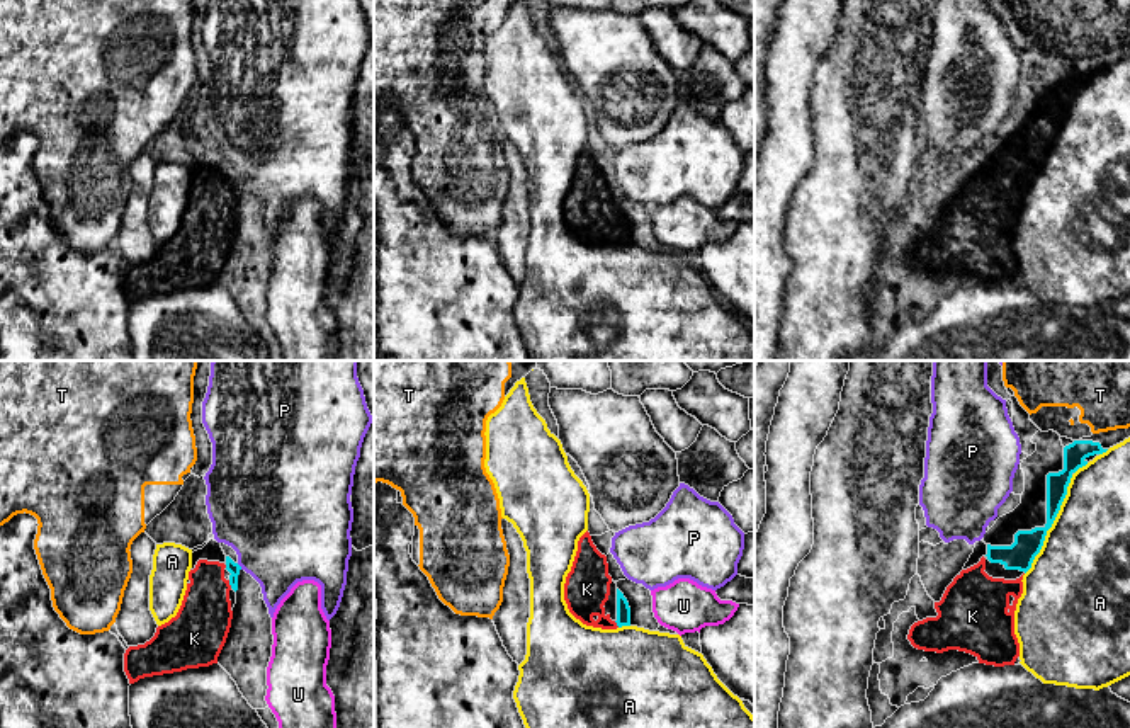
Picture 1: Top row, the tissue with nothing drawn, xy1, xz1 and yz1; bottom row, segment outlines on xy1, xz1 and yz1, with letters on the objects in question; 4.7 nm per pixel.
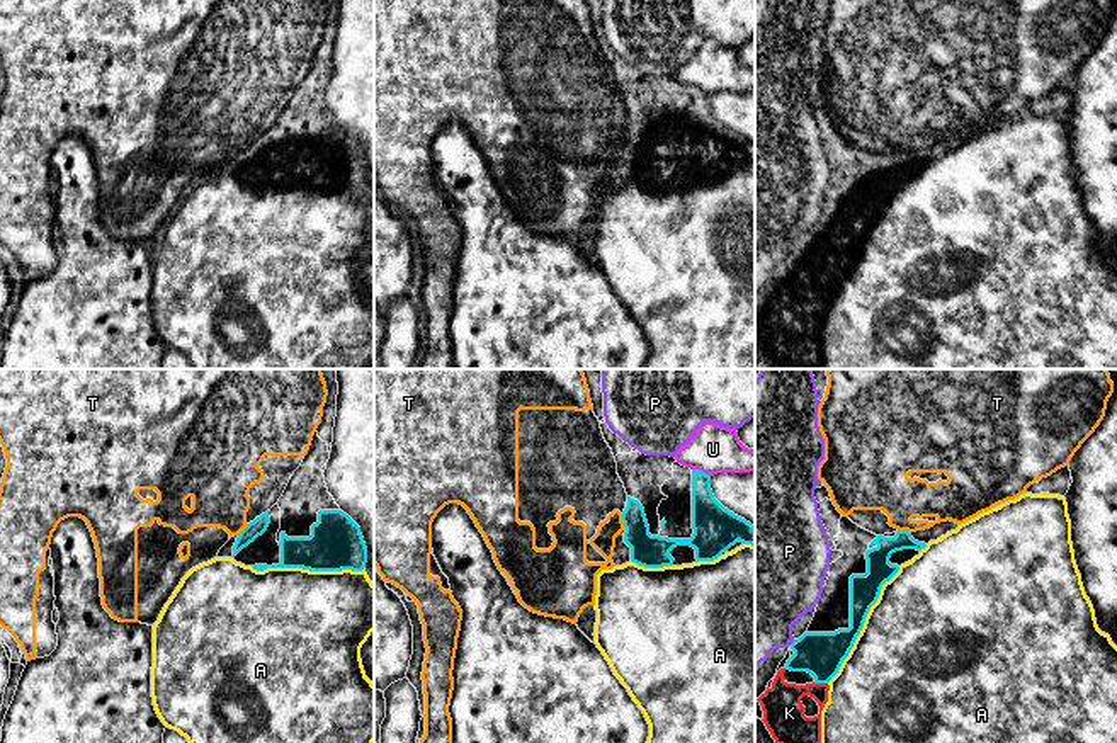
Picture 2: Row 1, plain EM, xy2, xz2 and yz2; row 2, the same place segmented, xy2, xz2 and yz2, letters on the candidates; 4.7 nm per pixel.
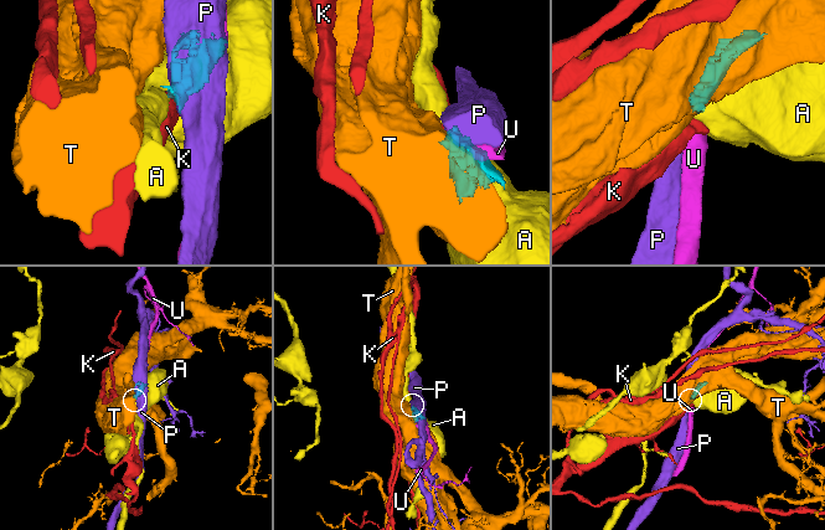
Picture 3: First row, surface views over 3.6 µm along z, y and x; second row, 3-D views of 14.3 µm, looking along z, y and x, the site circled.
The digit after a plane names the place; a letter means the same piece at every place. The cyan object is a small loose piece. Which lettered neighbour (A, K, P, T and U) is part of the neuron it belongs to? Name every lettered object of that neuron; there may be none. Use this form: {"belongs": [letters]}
{"belongs": ["K"]}

